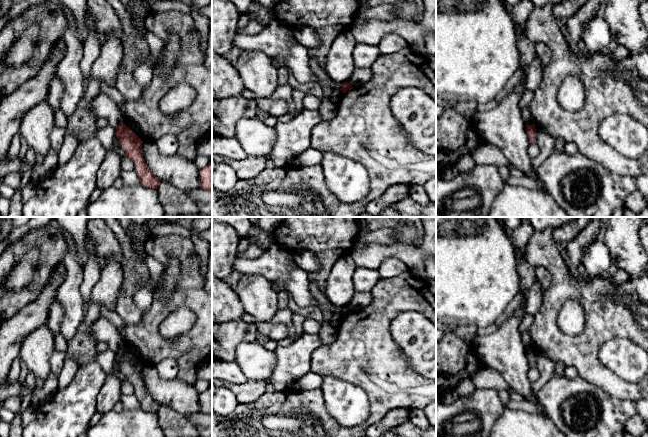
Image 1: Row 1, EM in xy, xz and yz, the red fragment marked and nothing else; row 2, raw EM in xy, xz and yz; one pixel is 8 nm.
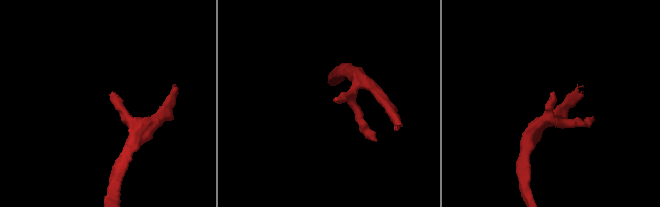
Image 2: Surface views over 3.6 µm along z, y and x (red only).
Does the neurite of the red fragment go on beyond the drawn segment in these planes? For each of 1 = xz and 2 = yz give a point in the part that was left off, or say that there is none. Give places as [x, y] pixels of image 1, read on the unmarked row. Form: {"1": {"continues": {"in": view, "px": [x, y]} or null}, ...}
{"1": {"continues": null}, "2": {"continues": null}}

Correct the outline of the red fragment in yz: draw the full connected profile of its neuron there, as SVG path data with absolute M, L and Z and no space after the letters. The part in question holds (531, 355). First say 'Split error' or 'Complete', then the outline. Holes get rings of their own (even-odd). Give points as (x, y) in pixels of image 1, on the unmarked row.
Complete. M535 348L532 349L526 349L526 355L529 363L529 367L535 367L536 366L536 353Z

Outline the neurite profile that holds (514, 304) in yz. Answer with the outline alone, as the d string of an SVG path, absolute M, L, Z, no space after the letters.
M519 291L517 296L507 305L503 313L496 319L494 324L497 326L502 325L507 320L507 318L519 307L523 299L523 293Z

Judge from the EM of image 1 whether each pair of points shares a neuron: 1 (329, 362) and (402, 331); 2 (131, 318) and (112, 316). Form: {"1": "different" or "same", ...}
{"1": "different", "2": "different"}

